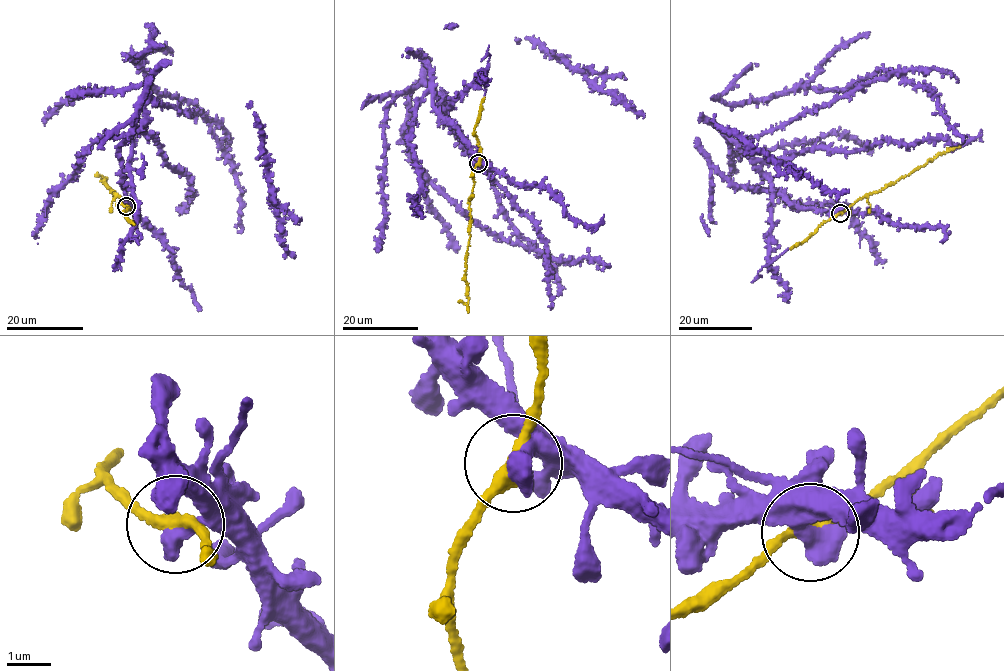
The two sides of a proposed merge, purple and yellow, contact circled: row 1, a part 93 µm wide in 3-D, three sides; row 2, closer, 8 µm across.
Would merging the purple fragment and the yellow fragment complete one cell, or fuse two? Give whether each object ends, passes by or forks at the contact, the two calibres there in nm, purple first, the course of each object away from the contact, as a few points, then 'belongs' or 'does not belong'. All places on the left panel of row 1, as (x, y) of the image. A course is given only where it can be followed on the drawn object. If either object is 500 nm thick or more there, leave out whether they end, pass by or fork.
550/280 nm | purple via (126, 206), (119, 155), (129, 158), (146, 100), (207, 118), (158, 93), (132, 60), (151, 45), (148, 24) | yellow via (126, 206), (113, 195), (102, 176), (95, 174) | belongs

